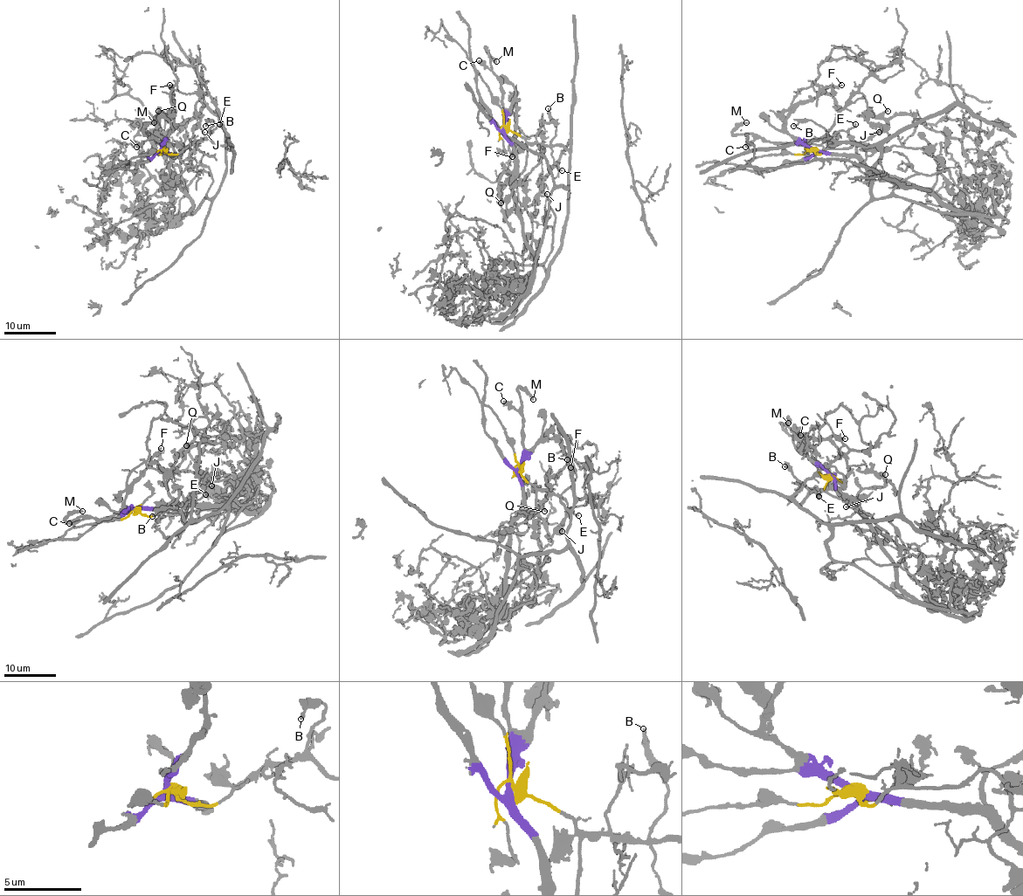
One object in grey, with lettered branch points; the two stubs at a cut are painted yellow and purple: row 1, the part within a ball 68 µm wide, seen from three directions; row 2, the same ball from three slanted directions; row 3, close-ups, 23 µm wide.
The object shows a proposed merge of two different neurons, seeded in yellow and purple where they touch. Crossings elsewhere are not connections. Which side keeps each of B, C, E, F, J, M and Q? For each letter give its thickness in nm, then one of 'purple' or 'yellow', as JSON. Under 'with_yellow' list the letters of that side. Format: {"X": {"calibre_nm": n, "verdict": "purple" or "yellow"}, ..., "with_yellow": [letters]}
{"B": {"calibre_nm": 160, "verdict": "yellow"}, "C": {"calibre_nm": 360, "verdict": "purple"}, "E": {"calibre_nm": 140, "verdict": "yellow"}, "F": {"calibre_nm": 190, "verdict": "purple"}, "J": {"calibre_nm": 150, "verdict": "yellow"}, "M": {"calibre_nm": 160, "verdict": "purple"}, "Q": {"calibre_nm": 260, "verdict": "purple"}, "with_yellow": ["B", "E", "J"]}

